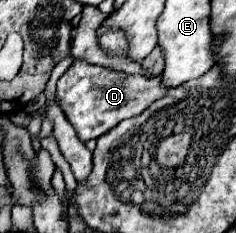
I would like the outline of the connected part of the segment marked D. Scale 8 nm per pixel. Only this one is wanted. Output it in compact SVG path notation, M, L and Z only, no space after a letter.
M74 61L70 69L60 77L56 99L64 109L70 125L74 125L80 141L98 139L112 127L116 127L122 119L140 115L152 101L166 95L168 89L162 87L160 77L148 79L144 75L126 75L118 71L110 71L98 65L90 65L86 61Z

